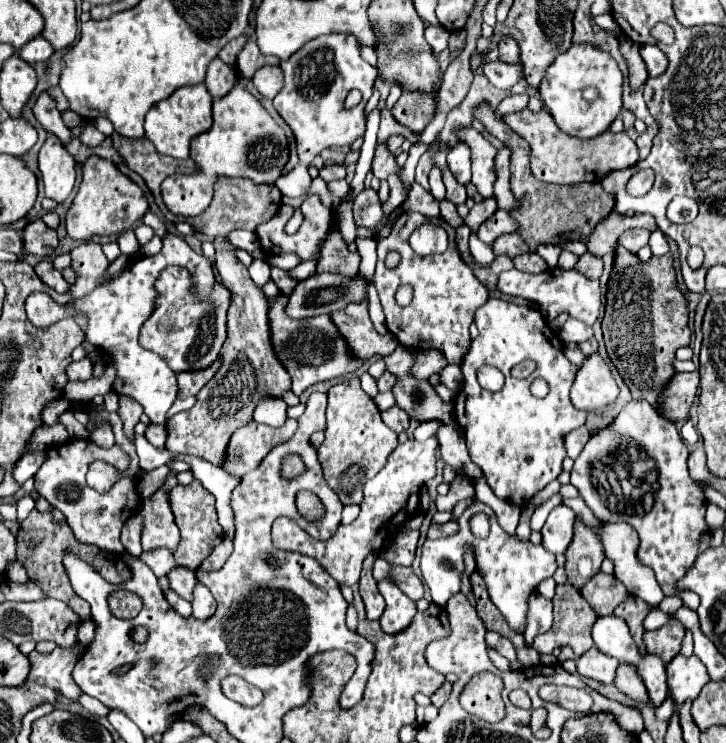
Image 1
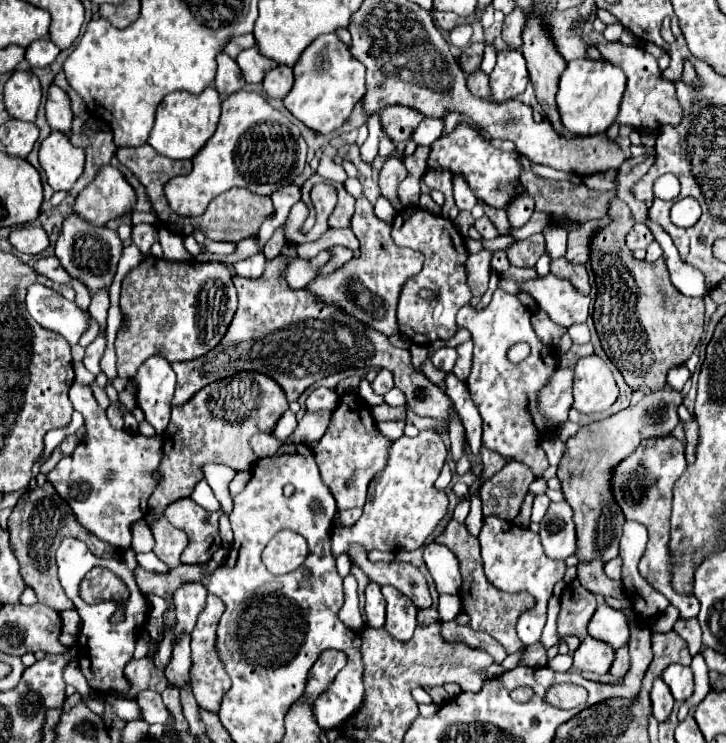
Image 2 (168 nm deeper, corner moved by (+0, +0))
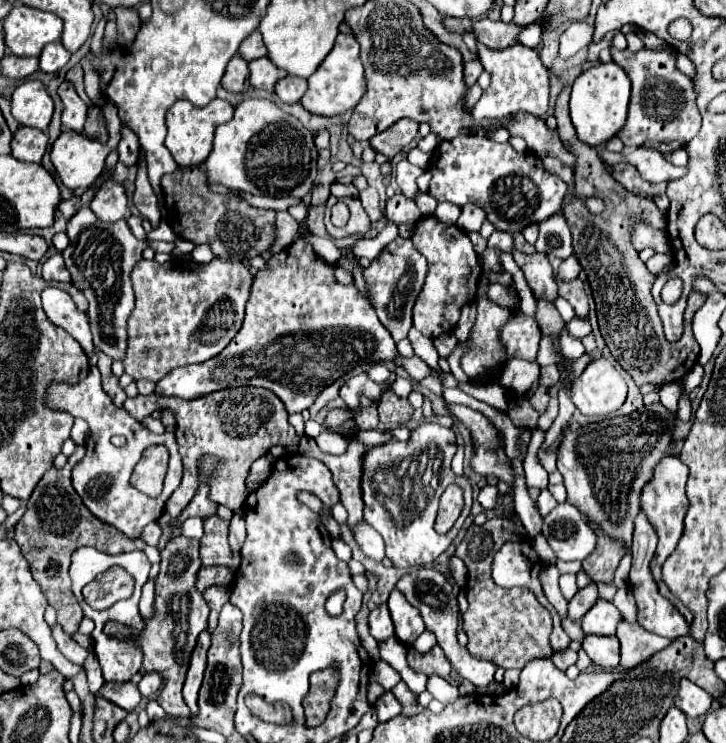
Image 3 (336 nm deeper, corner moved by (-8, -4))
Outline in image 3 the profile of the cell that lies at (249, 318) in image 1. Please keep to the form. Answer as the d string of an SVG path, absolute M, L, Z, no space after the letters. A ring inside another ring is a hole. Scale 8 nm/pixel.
M229 388L229 390L219 390L211 392L207 396L195 398L195 400L179 400L179 398L169 398L169 396L159 396L159 394L149 394L149 396L135 396L127 398L123 408L135 418L143 420L149 416L153 410L171 410L177 418L177 444L179 444L179 454L183 456L183 480L179 488L171 494L167 500L165 510L177 518L187 502L193 498L197 490L197 462L199 456L203 454L215 454L225 460L225 466L217 472L217 480L211 480L211 500L217 504L223 504L231 508L233 512L239 512L245 502L245 492L247 492L247 476L251 464L265 456L271 446L281 444L287 448L287 452L297 452L299 446L299 436L295 434L293 426L287 422L287 410L283 402L269 390L265 388Z

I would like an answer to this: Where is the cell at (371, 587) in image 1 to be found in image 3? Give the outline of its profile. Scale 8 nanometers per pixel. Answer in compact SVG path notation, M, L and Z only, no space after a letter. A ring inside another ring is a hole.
M387 604L377 606L371 614L369 614L369 632L377 642L383 642L387 638L393 636L393 624L391 624L391 616L389 616L389 608Z

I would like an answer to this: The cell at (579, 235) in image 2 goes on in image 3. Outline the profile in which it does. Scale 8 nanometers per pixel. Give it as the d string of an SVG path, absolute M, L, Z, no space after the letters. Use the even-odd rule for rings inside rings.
M569 256L567 260L561 262L559 272L557 272L557 278L559 278L561 282L571 282L571 280L575 280L575 278L579 276L579 272L581 272L581 266L579 266L577 258L575 258L575 256Z

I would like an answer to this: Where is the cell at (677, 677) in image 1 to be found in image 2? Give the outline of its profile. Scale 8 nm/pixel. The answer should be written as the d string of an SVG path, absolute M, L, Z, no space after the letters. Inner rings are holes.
M671 664L667 670L663 670L663 682L671 688L671 694L675 700L685 702L693 696L693 670L691 666L683 664Z

